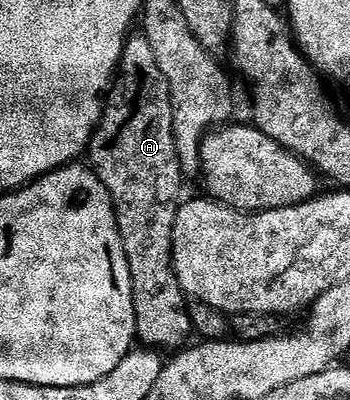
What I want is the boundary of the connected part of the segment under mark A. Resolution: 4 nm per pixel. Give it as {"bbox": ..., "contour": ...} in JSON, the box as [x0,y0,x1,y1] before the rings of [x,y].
{"bbox":[88,35,192,350],"contour":[[[137,35],[127,39],[122,51],[116,79],[88,145],[88,164],[114,203],[132,278],[137,339],[150,350],[178,350],[192,336],[188,297],[174,273],[174,227],[184,177],[176,154],[168,82],[145,35]]]}

